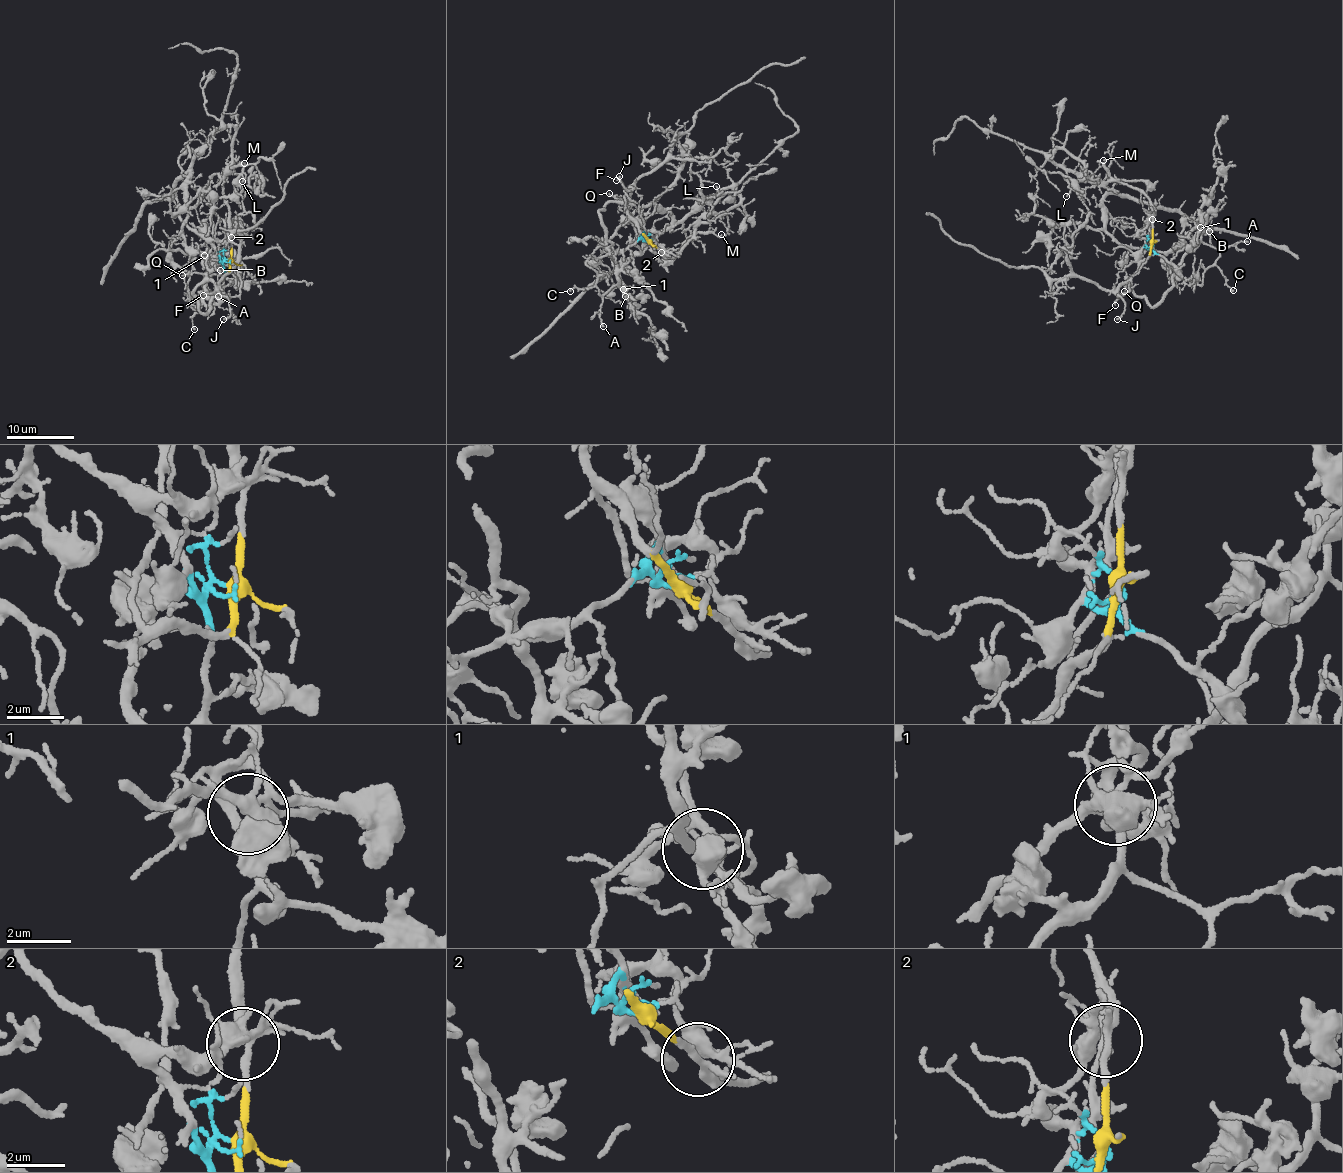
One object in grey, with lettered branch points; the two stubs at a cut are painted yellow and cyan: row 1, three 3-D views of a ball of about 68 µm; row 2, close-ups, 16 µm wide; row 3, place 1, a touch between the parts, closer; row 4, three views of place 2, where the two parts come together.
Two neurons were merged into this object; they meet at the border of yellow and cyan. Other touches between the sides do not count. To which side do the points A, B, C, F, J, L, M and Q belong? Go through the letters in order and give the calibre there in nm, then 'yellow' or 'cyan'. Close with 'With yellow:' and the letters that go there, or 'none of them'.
A: 160 nm | yellow
B: 130 nm | cyan
C: 130 nm | yellow
F: 130 nm | yellow
J: 140 nm | yellow
L: 120 nm | cyan
M: 140 nm | yellow
Q: 80 nm | yellow
With yellow: A, C, F, J, M, Q

